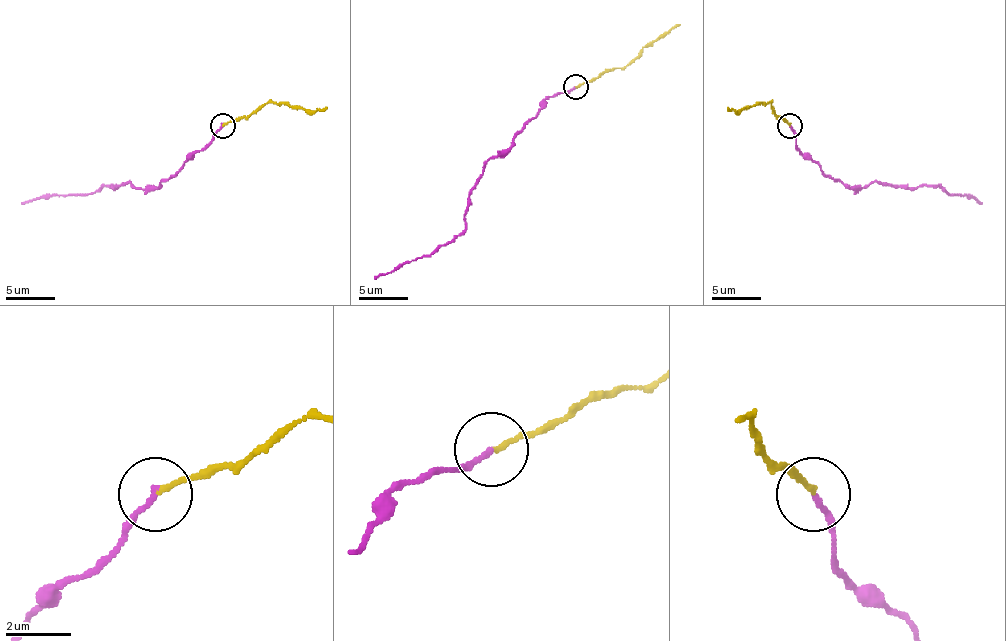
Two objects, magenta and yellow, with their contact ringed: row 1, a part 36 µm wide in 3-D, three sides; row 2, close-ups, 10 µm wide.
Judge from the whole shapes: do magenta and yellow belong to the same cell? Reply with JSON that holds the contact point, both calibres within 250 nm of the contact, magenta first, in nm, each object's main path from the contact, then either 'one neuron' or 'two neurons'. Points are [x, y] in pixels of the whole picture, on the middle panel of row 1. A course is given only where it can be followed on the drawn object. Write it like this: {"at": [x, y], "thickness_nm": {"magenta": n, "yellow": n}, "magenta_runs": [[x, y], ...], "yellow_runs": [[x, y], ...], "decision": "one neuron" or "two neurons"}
{"at": [575, 86], "thickness_nm": {"magenta": 150, "yellow": 130}, "magenta_runs": [[576, 86], [551, 96], [509, 148], [492, 158], [482, 170], [469, 195], [462, 232], [445, 244], [375, 279]], "yellow_runs": [[576, 86], [606, 71], [623, 68], [680, 24]], "decision": "one neuron"}

